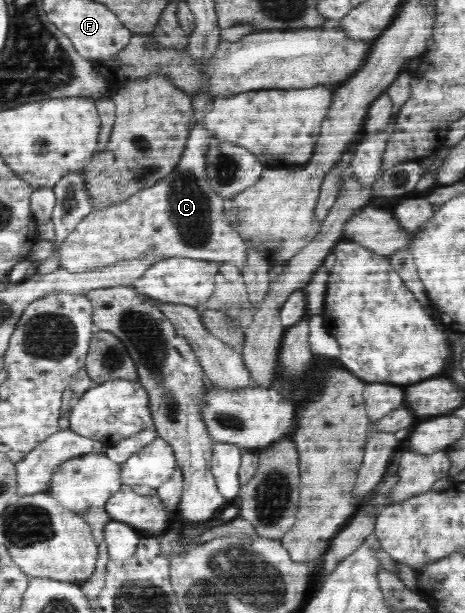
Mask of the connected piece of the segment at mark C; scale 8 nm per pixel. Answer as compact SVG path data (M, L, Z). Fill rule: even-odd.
M196 121L180 162L168 176L120 204L87 214L60 245L60 267L82 274L122 260L180 257L232 263L242 271L247 266L248 246L223 211L226 200L212 190L207 178L205 154L211 137Z

